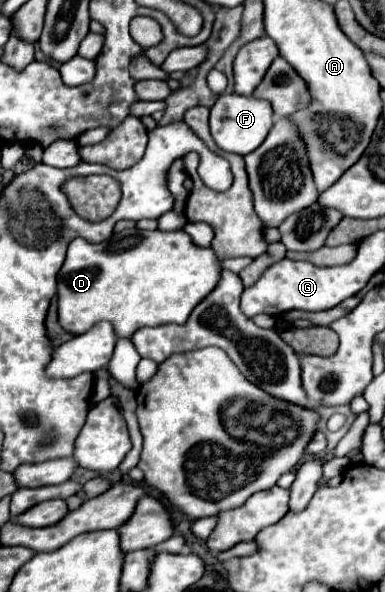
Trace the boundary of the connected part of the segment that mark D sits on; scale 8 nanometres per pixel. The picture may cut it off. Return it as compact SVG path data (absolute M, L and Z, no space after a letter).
M124 229L112 235L106 243L88 243L74 239L68 247L66 261L58 275L58 319L66 331L76 335L86 333L100 321L110 321L118 337L132 337L142 327L156 327L164 323L184 323L192 309L216 289L222 265L210 247L198 247L190 235L182 231L140 231Z

